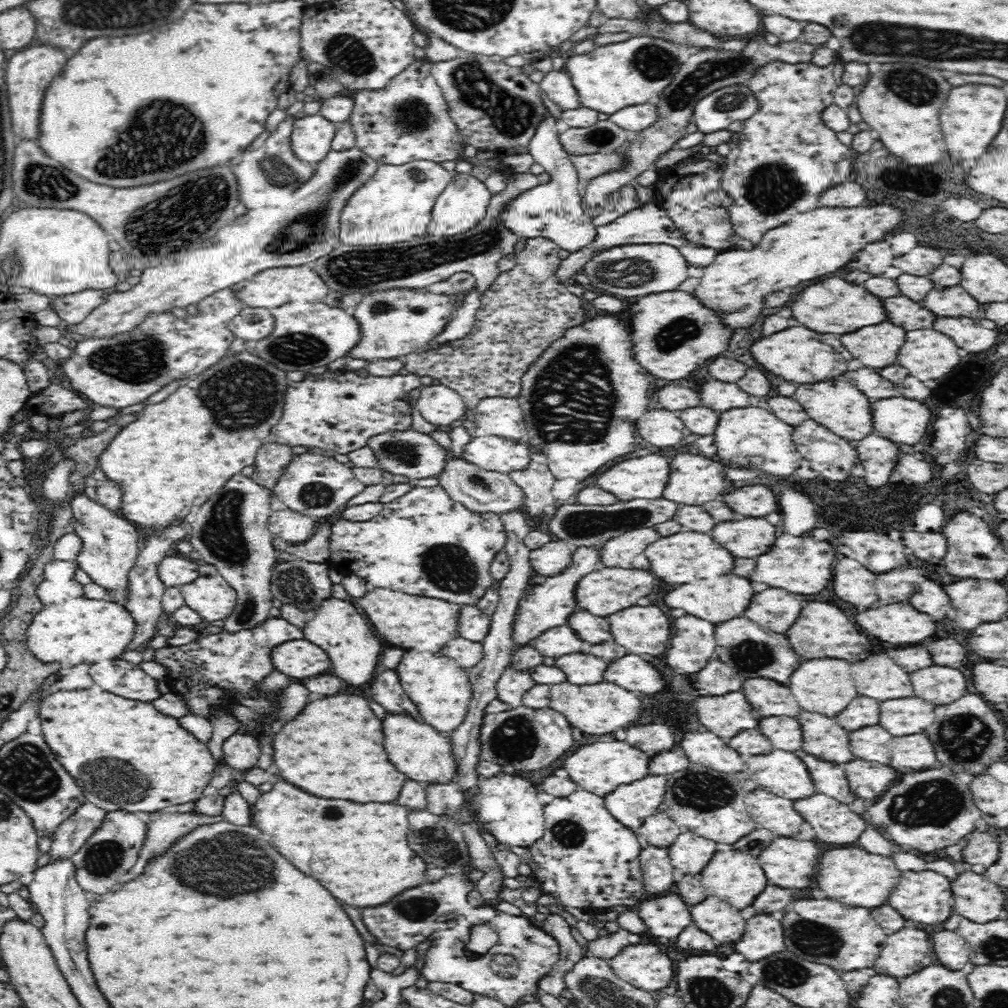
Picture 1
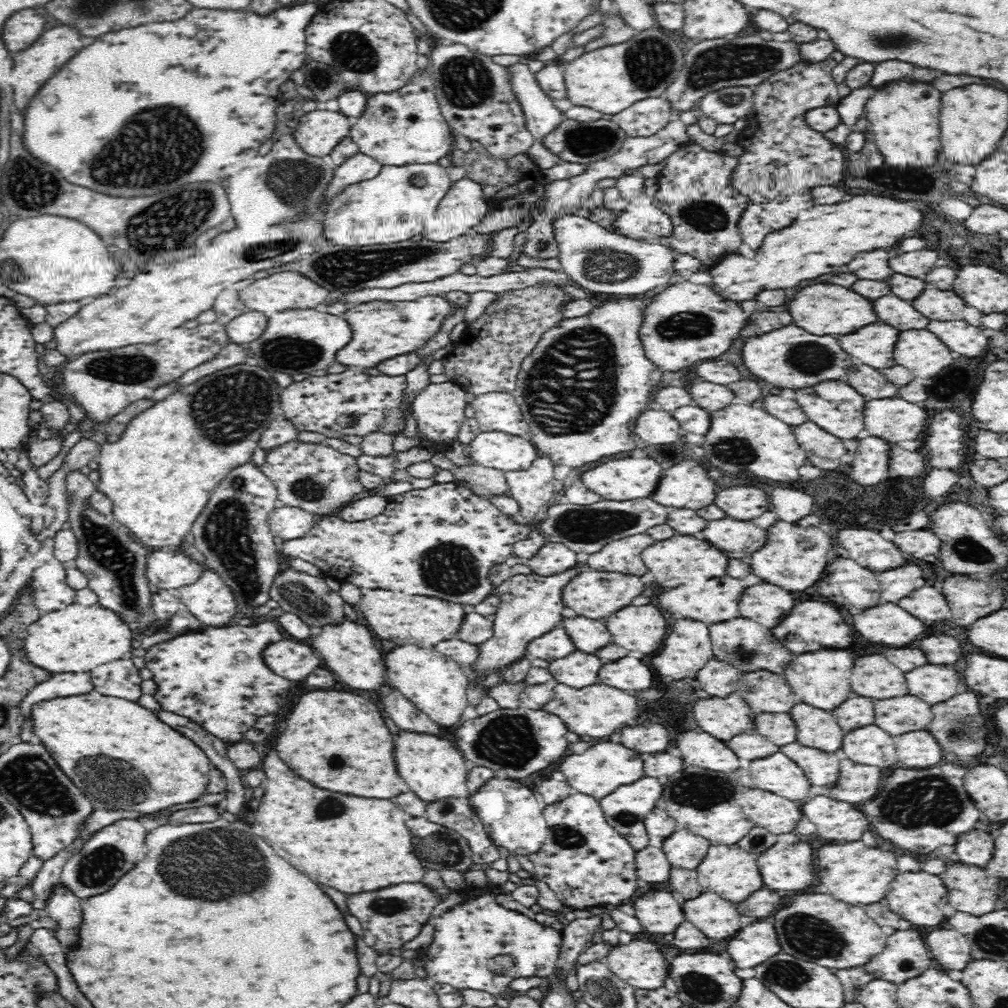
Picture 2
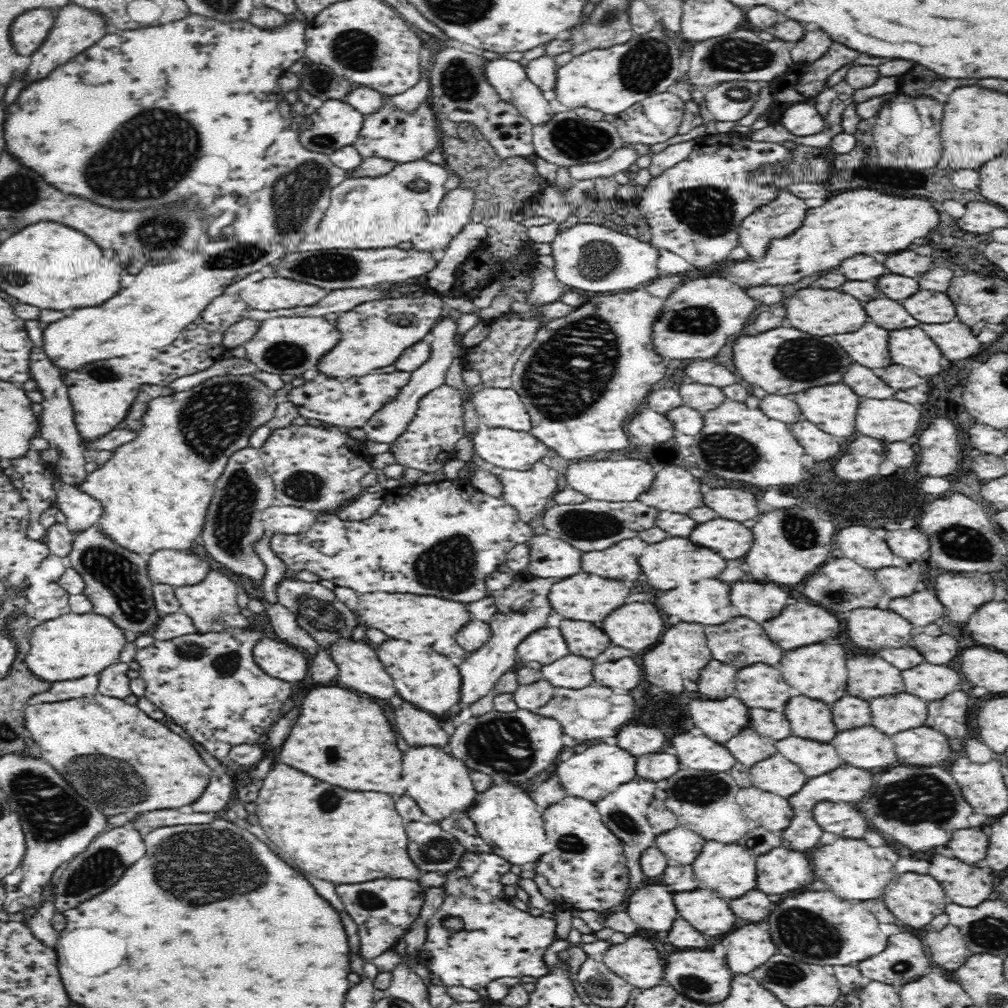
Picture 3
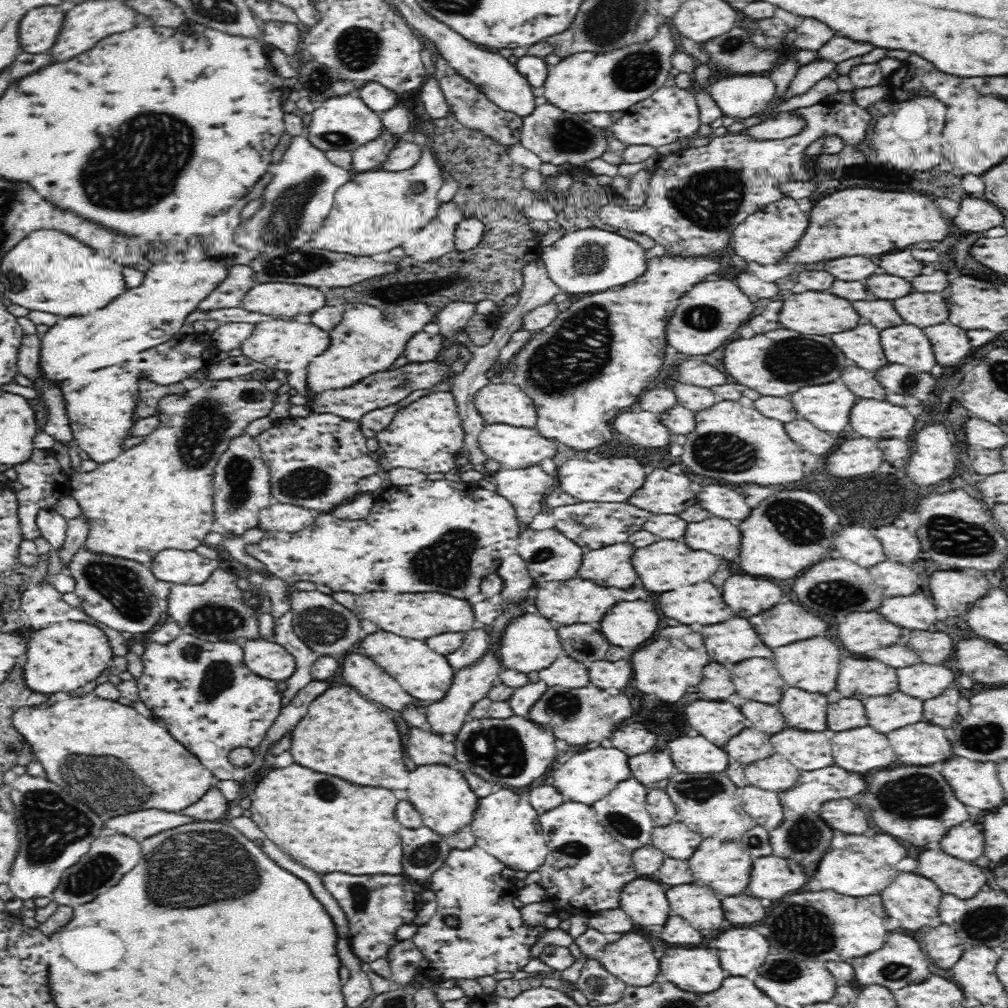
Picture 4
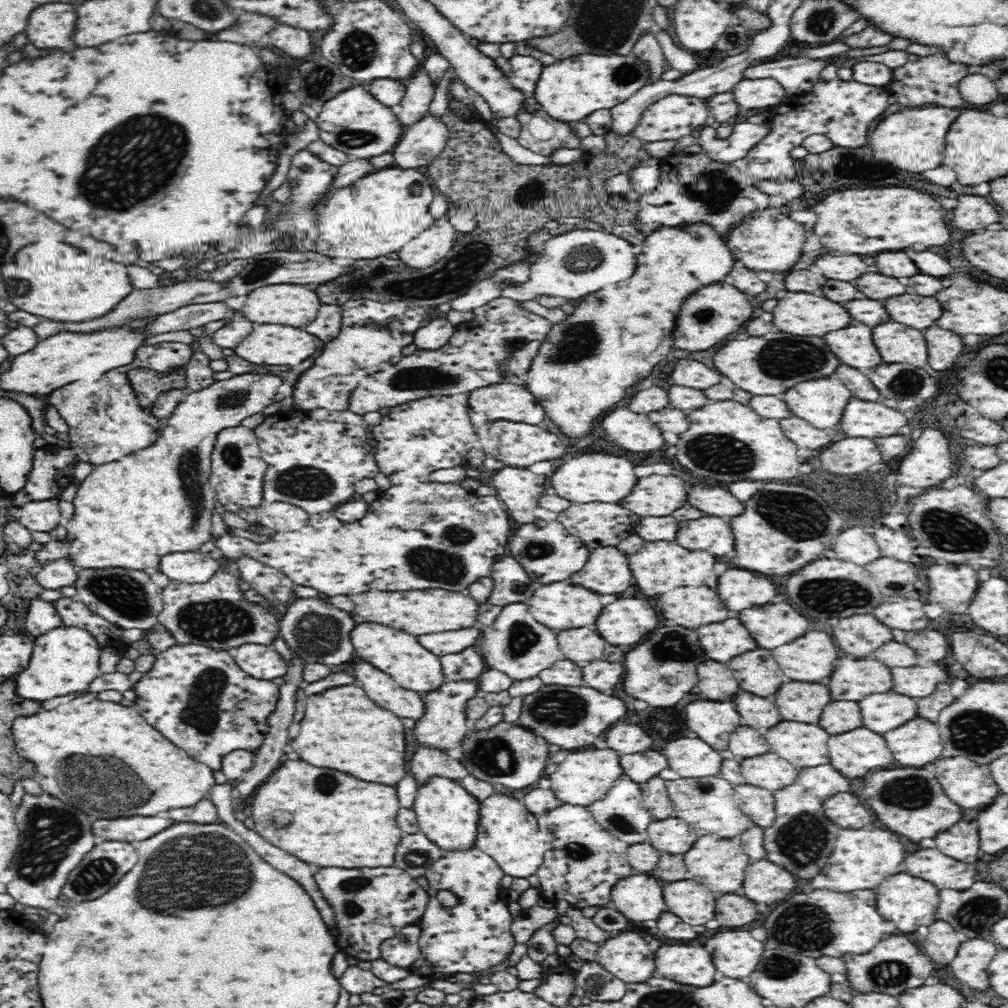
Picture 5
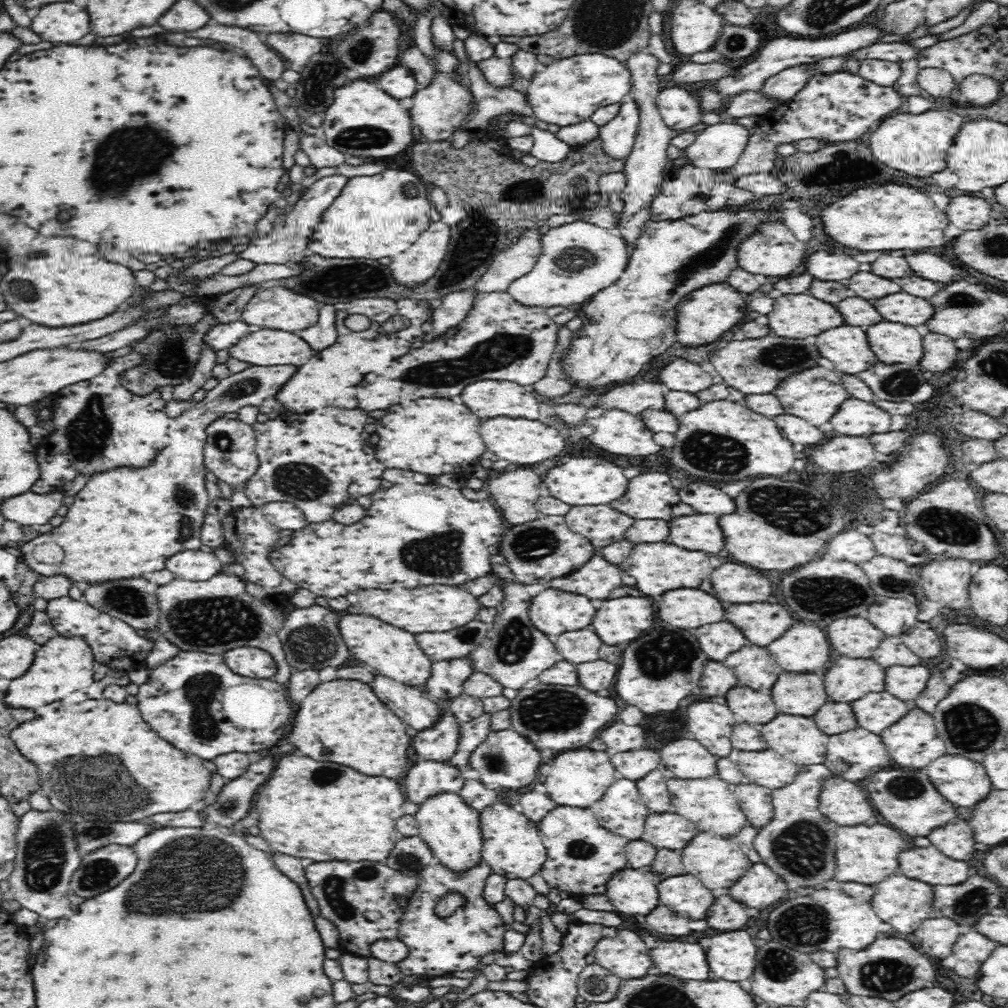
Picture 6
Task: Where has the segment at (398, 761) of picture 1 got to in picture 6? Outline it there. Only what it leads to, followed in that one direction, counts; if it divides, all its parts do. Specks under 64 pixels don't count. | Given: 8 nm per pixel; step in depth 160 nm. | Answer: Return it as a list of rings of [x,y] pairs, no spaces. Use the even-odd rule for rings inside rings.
[[[438,791],[419,804],[415,819],[419,824],[420,837],[430,845],[438,862],[459,871],[475,865],[481,858],[483,838],[480,814],[480,811],[466,803],[459,792]]]

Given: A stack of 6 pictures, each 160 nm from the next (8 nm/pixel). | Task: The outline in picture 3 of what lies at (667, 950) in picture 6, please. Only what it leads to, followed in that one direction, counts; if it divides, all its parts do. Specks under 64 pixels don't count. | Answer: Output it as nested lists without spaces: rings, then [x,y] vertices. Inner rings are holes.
[[[686,950],[670,956],[670,962],[666,964],[666,974],[662,978],[662,983],[672,986],[685,998],[694,1000],[702,1005],[718,1005],[718,1002],[726,1000],[732,988],[732,970],[724,960],[718,960],[712,952],[706,950]],[[692,982],[698,984],[692,984]],[[708,982],[708,984],[704,984]]]

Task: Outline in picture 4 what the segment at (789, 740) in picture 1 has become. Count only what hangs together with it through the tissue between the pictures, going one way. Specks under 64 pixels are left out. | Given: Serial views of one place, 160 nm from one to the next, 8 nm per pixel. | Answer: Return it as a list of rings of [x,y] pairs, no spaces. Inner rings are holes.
[[[748,702],[740,708],[748,718],[750,726],[769,736],[782,732],[787,728],[784,715],[778,706],[762,704],[762,702]]]

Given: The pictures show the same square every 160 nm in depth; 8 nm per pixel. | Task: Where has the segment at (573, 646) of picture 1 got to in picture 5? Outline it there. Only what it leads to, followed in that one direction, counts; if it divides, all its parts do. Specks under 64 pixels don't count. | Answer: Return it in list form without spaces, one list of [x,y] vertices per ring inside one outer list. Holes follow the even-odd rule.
[[[525,603],[502,607],[502,612],[489,628],[479,627],[478,646],[484,656],[487,669],[502,671],[514,680],[526,680],[538,676],[541,670],[550,668],[557,660],[566,659],[557,643],[556,631],[540,624]]]

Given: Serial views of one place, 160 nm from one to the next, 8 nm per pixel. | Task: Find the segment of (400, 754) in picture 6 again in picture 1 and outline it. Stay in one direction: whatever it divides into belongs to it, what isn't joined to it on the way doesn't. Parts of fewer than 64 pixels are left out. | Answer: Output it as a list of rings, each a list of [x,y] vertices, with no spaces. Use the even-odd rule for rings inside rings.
[[[340,694],[310,702],[310,706],[306,706],[294,722],[282,726],[272,740],[274,764],[282,772],[278,776],[318,798],[350,800],[358,804],[396,802],[406,774],[394,774],[396,766],[382,748],[382,730],[378,728],[380,720],[372,716],[368,700],[362,696]]]

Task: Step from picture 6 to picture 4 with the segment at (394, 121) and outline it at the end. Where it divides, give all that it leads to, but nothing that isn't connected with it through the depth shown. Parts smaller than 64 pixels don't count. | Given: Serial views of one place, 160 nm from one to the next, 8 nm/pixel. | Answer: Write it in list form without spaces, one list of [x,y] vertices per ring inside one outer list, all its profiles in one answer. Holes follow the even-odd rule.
[[[355,94],[354,96],[336,96],[328,98],[311,112],[310,122],[305,126],[305,136],[318,150],[334,152],[335,150],[353,151],[365,142],[376,138],[383,128],[378,114],[372,113]]]

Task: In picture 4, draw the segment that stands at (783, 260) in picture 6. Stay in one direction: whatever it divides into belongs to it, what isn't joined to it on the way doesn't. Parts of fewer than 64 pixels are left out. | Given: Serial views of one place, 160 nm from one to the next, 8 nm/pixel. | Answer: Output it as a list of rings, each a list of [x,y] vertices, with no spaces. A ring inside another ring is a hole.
[[[784,196],[773,207],[764,208],[744,218],[733,230],[731,244],[738,256],[747,262],[757,262],[760,265],[776,264],[786,251],[798,244],[798,239],[808,226],[808,216],[798,207],[798,202]]]

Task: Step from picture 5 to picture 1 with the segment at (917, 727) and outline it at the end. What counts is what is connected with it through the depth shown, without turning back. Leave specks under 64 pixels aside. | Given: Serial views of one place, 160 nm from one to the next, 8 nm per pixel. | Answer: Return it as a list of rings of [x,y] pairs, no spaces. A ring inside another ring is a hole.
[[[924,734],[914,736],[894,737],[892,747],[892,765],[896,768],[910,768],[914,771],[924,771],[936,764],[933,746]]]

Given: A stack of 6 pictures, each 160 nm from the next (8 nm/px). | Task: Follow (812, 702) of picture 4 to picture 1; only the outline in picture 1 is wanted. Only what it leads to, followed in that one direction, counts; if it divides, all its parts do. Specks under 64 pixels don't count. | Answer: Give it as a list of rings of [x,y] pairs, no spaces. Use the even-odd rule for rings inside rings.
[[[800,710],[803,750],[812,757],[843,765],[855,759],[850,746],[849,732],[835,717]]]

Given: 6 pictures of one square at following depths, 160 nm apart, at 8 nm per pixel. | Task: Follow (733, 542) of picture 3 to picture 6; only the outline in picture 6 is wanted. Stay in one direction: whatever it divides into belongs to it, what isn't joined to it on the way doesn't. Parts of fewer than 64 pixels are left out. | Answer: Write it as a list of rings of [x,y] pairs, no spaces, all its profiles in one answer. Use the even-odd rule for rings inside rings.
[[[712,514],[682,516],[670,522],[670,542],[702,552],[720,552],[724,550],[724,532],[718,524],[718,518]]]

